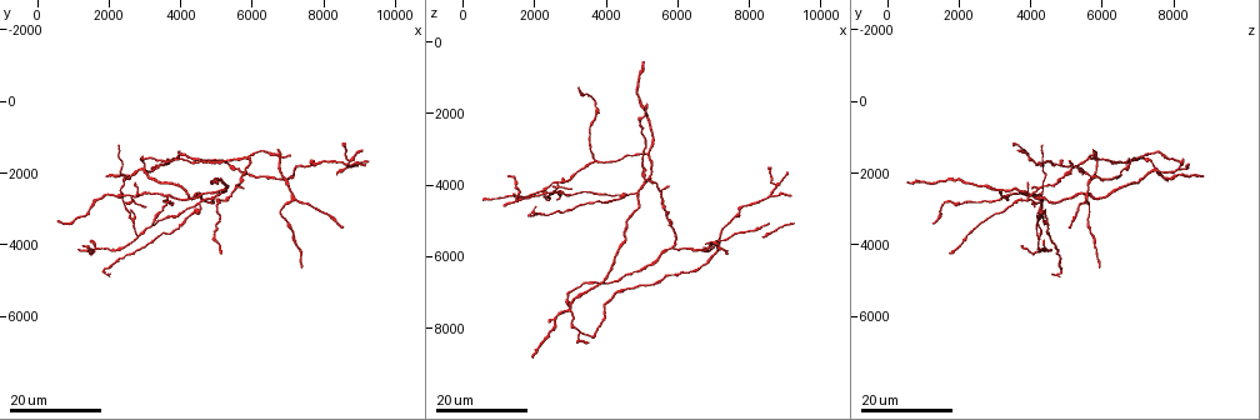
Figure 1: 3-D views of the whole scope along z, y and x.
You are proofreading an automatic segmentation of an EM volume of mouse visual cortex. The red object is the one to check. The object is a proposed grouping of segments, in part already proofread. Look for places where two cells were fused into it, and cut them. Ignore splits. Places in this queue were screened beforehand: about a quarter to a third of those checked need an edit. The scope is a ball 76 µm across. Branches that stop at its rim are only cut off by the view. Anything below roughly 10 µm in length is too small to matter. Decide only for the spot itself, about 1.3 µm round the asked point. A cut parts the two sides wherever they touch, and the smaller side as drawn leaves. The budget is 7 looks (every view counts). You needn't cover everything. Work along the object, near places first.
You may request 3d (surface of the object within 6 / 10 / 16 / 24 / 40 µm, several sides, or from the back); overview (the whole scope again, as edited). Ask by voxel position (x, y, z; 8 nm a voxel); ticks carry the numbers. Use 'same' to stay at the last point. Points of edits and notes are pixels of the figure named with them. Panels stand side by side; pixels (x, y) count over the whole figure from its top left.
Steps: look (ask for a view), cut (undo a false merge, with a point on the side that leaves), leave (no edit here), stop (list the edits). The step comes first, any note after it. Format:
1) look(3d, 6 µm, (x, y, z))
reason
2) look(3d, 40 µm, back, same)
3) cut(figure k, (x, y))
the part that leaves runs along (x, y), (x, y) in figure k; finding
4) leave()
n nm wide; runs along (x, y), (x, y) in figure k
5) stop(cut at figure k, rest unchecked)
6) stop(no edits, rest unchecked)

look(3d, 16 µm, (5100, 2500, 3200))
three arms meet

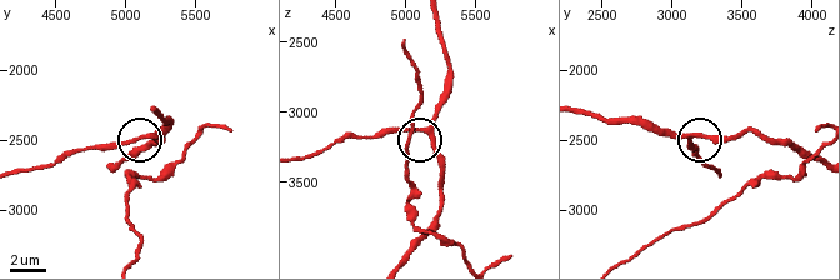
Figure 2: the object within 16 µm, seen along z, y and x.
look(3d, 6 µm, (5160, 2500, 3120))

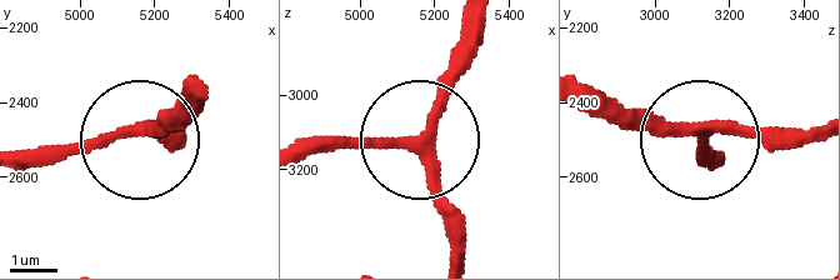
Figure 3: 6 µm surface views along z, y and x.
leave()
3 arms; runs along (809, 131), (610, 124) in figure 3; continuous, no second cell

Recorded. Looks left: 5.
look(3d, 24 µm, (7100, 2700, 5500))
three arms meet

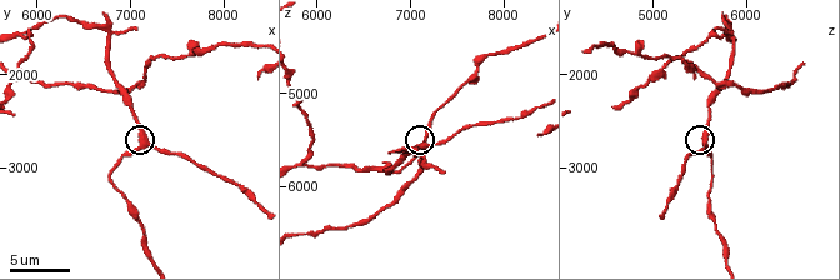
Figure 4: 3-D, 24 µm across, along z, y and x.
look(3d, 6 µm, (7200, 2750, 5600))
zoom in

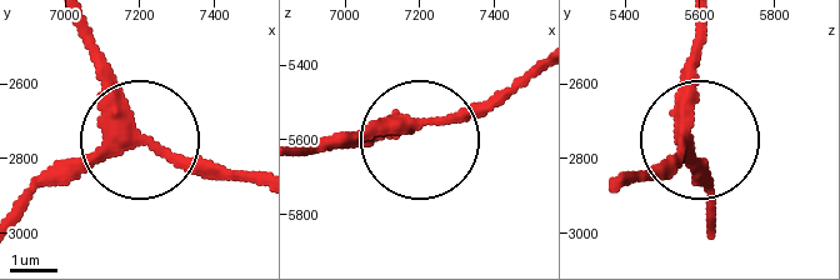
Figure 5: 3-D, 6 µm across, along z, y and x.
leave()
runs along (74, 26), (130, 134), (245, 181) in figure 5; all the same cell

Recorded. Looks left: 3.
look(3d, 16 µm, (4500, 2800, 4200))
three-way junction

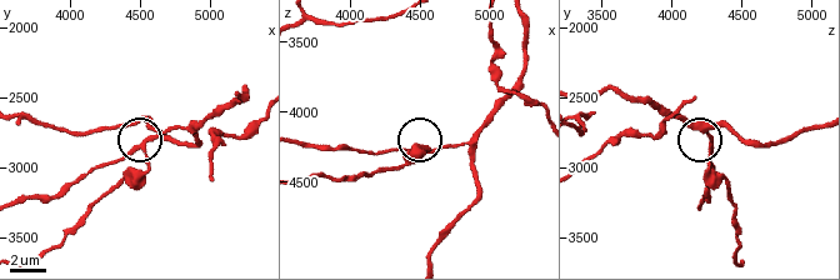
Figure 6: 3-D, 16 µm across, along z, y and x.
look(3d, 6 µm, (4540, 2860, 4260))

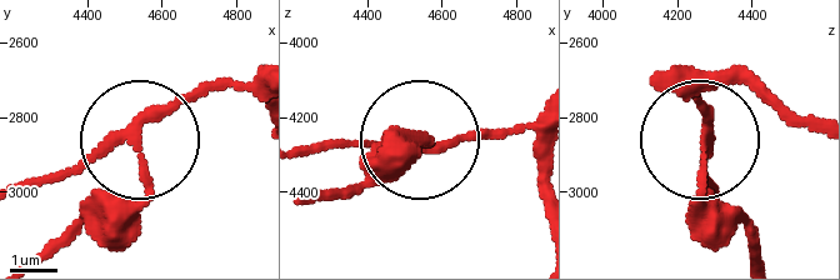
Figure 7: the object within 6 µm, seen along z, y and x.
cut(figure 7, (104, 196))
a second cell is stuck on

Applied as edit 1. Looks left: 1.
stop(cut at figure 7, rest unchecked)

